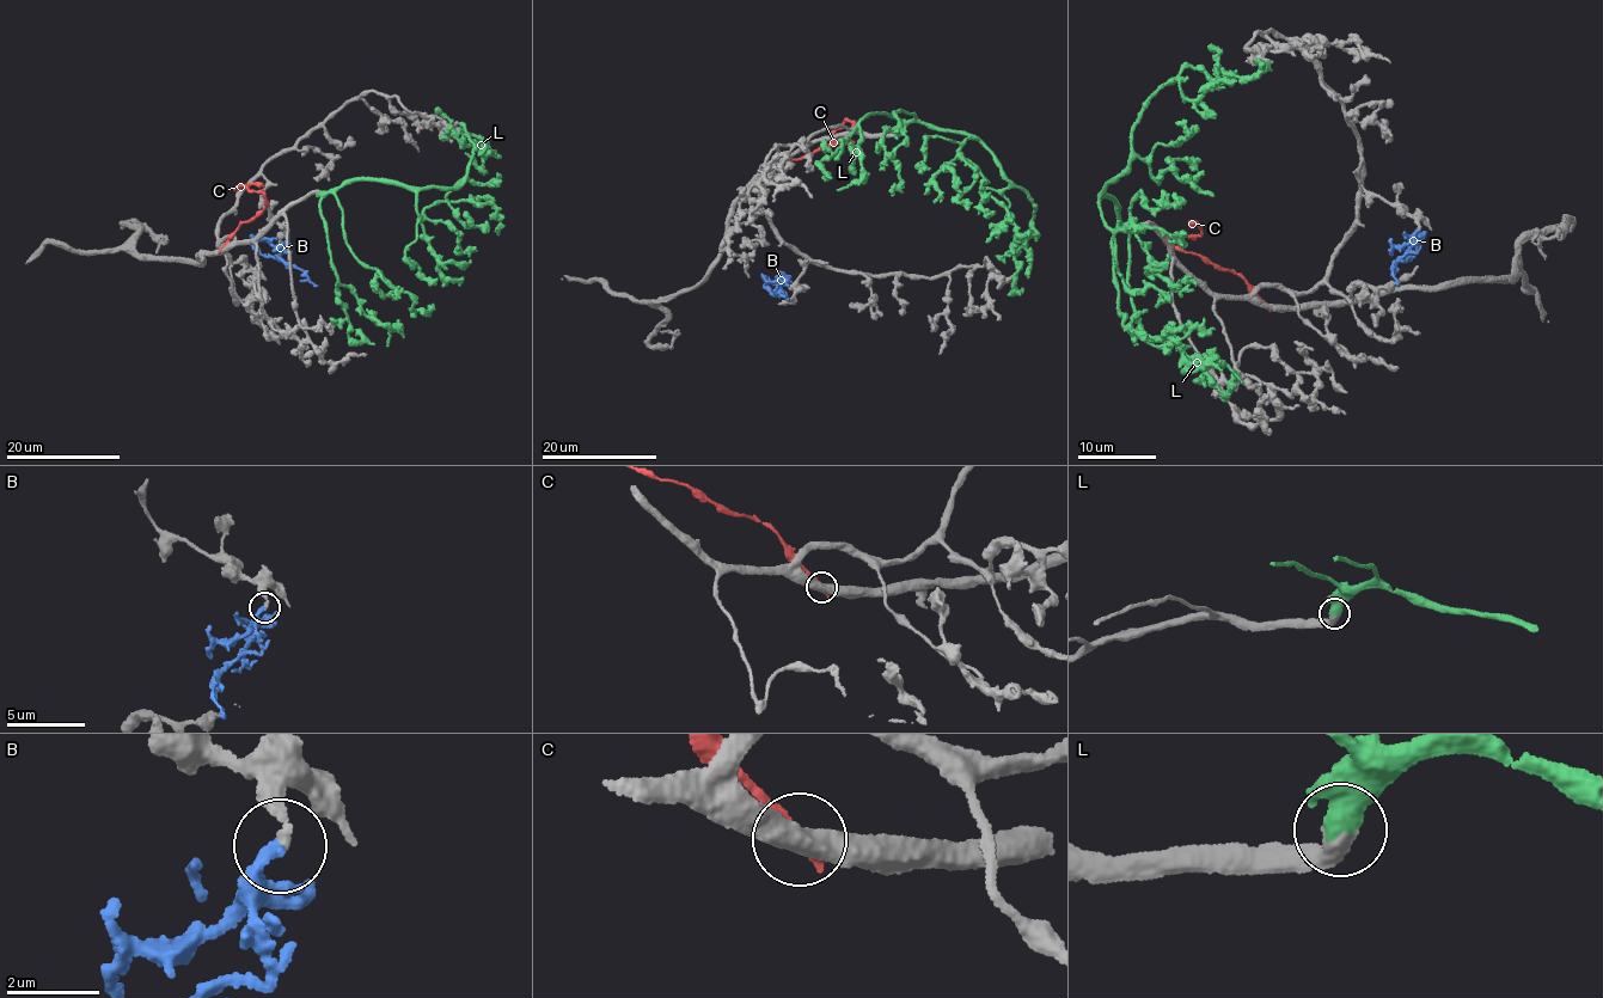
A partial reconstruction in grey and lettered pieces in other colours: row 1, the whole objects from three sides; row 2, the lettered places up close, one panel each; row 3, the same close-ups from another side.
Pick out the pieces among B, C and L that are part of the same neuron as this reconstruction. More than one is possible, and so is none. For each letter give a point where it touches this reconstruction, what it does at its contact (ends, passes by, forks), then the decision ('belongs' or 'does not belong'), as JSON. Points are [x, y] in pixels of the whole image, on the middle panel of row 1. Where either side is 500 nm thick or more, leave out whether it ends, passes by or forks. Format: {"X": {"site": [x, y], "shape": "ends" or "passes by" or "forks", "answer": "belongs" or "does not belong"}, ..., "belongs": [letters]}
{"B": {"site": [787, 298], "shape": "ends", "answer": "does not belong"}, "C": {"site": [771, 164], "shape": "ends", "answer": "does not belong"}, "L": {"site": [900, 132], "answer": "belongs"}, "belongs": ["L"]}

